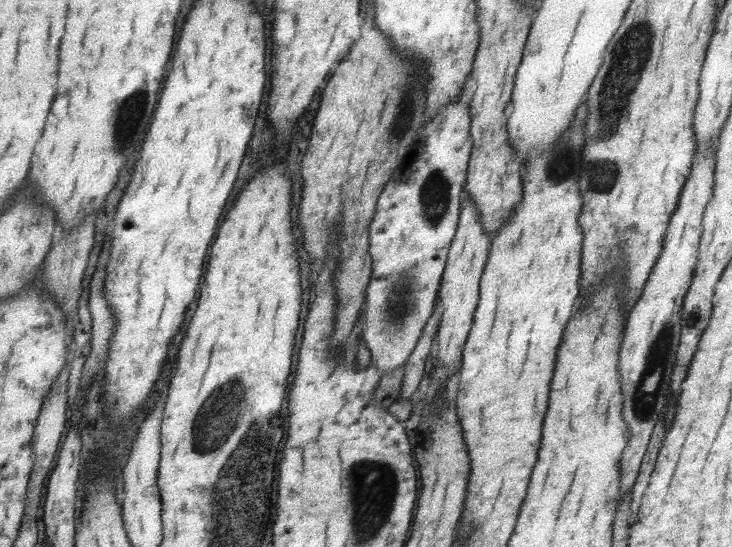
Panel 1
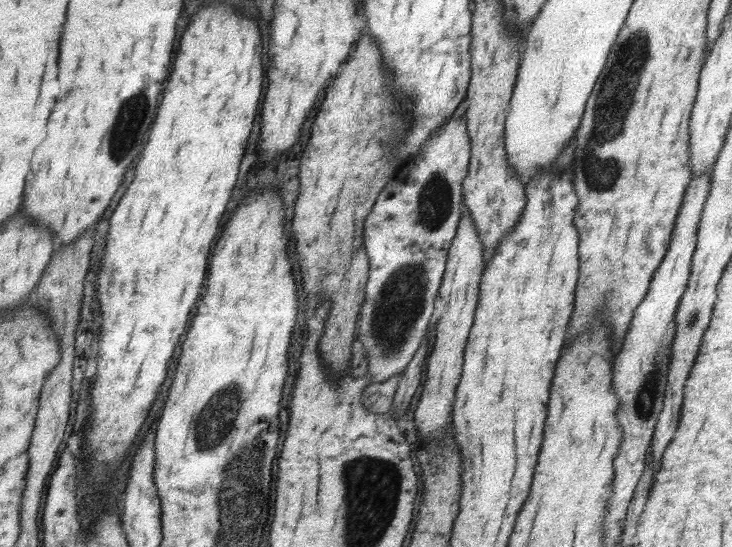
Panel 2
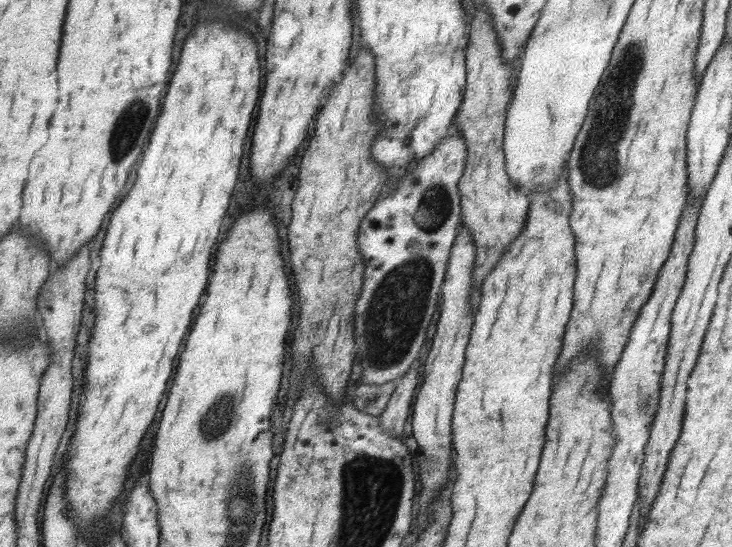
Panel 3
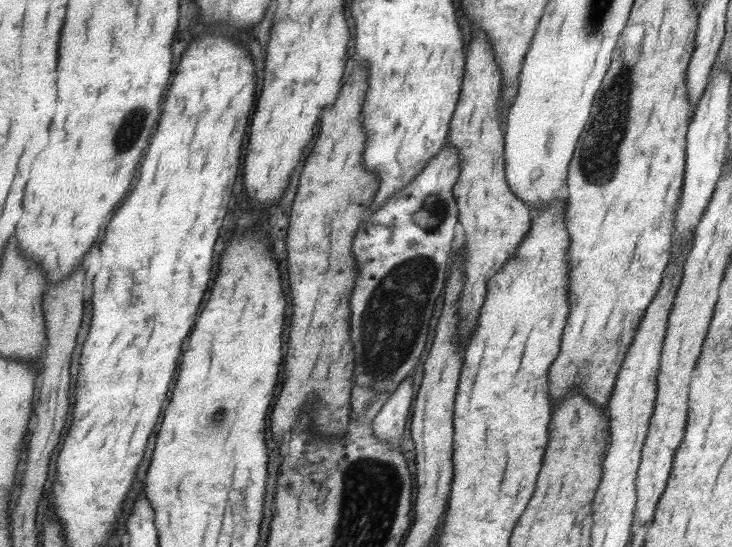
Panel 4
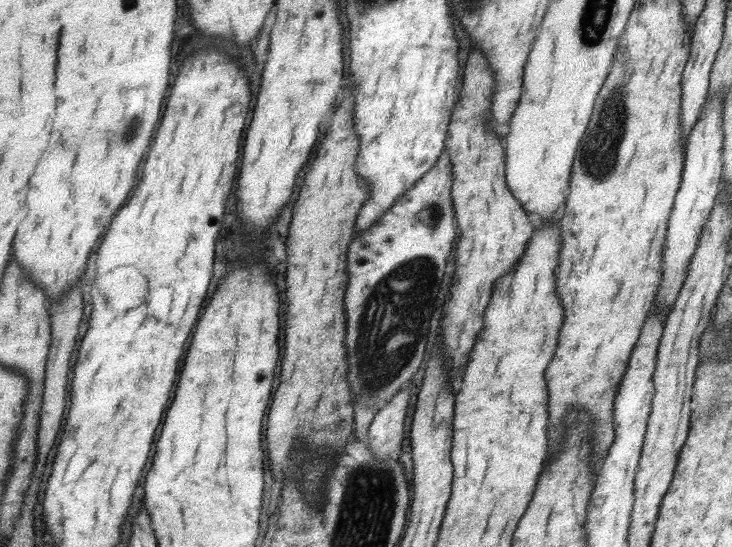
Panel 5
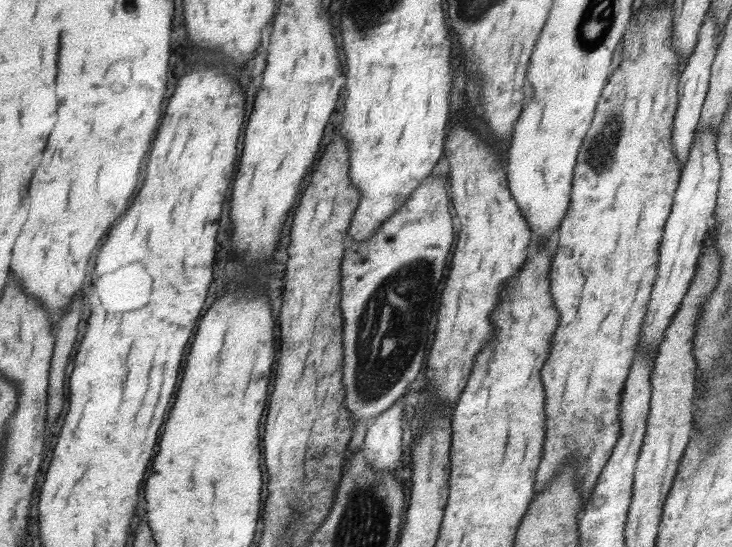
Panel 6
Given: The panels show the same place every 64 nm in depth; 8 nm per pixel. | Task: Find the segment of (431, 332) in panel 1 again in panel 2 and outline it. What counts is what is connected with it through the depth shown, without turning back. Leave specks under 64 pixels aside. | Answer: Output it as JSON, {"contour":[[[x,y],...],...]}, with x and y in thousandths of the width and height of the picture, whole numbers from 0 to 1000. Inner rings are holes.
{"contour":[[[585,622],[572,633],[572,642],[568,642],[566,654],[557,664],[557,669],[548,680],[546,697],[536,746],[544,746],[544,750],[556,750],[571,713],[571,706],[577,702],[577,676],[579,676],[579,658],[585,651]]]}

